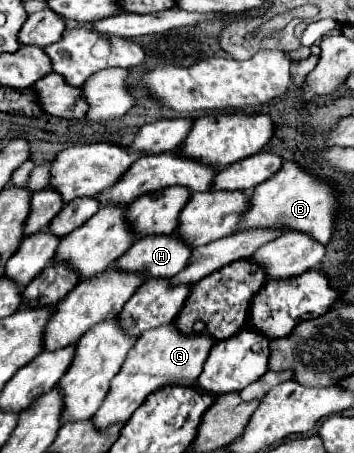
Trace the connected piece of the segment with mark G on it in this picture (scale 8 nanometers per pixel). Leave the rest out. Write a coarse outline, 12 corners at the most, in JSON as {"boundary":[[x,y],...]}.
{"boundary":[[170,323],[126,355],[102,407],[102,431],[150,393],[194,385],[214,345]]}

